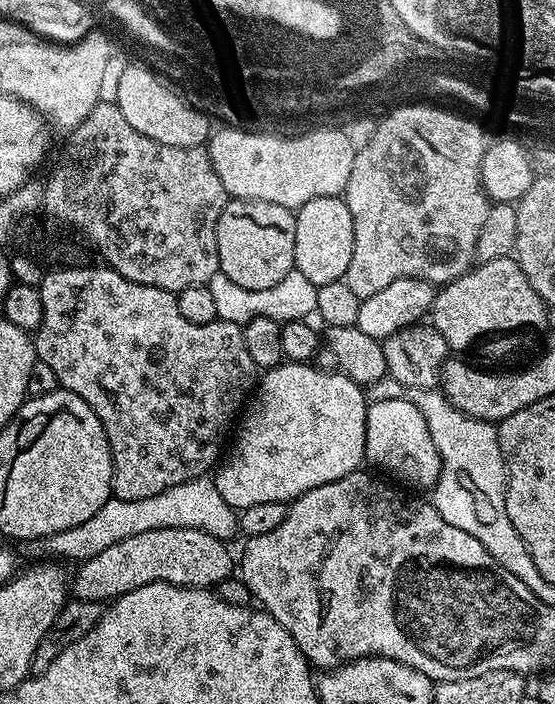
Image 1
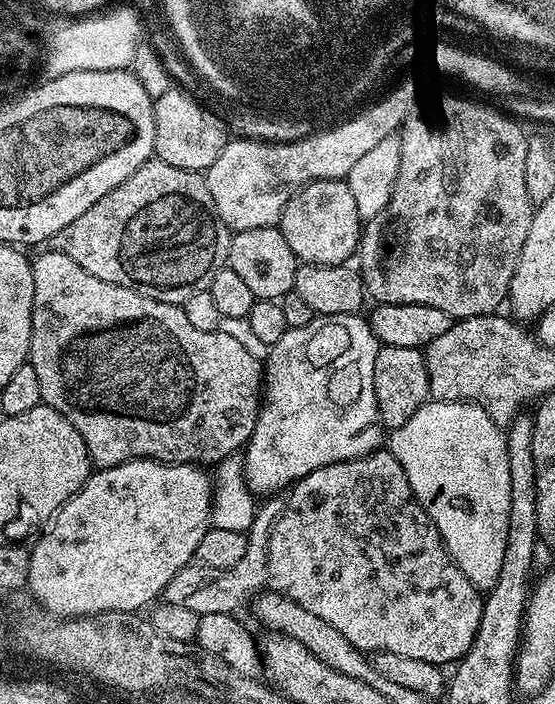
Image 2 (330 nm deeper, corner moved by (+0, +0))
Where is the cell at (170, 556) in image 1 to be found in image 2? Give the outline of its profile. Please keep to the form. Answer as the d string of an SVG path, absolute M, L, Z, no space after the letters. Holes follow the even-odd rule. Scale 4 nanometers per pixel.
M264 590L251 601L251 606L253 614L265 624L263 627L267 631L281 632L294 638L294 642L302 642L302 646L306 646L306 650L310 650L314 658L322 658L322 662L338 670L338 674L346 674L346 678L358 678L366 682L366 686L374 686L376 680L380 680L378 670L372 667L371 659L365 653L346 642L346 638L342 638L342 634L338 634L338 630L334 630L330 622L317 618L311 610L298 606L298 602L280 595L279 592Z

